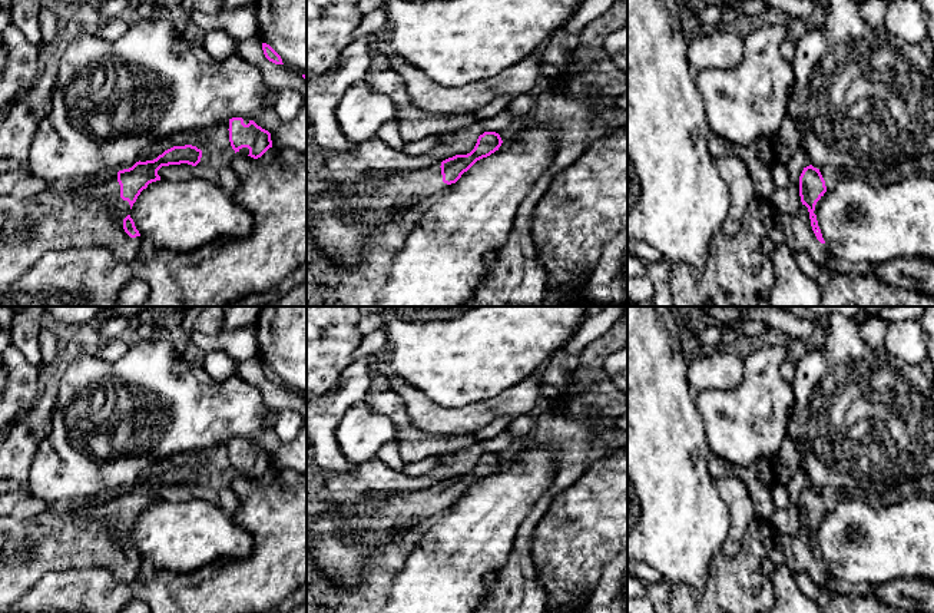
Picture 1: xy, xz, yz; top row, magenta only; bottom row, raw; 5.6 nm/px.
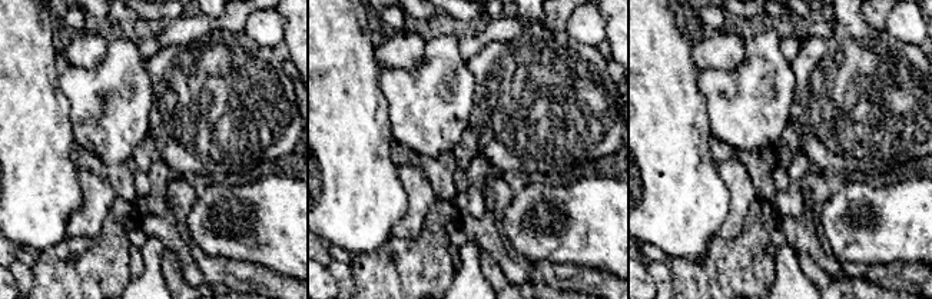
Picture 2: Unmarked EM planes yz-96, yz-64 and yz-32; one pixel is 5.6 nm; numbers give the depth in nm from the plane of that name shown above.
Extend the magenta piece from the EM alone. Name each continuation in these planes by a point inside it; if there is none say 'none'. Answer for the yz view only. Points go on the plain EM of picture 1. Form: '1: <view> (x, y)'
1: yz (797, 550)

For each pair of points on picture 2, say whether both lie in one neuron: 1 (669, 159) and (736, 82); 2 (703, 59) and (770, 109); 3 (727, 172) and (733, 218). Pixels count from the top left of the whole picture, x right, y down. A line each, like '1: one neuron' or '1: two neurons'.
1: two neurons
2: two neurons
3: one neuron

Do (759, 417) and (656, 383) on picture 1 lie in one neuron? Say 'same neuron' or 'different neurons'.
different neurons

